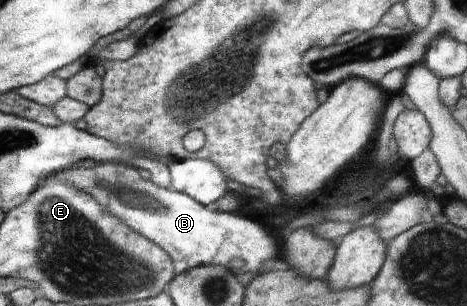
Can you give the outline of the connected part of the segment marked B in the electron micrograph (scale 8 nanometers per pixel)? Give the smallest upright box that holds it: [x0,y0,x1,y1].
[57,162,283,278]

